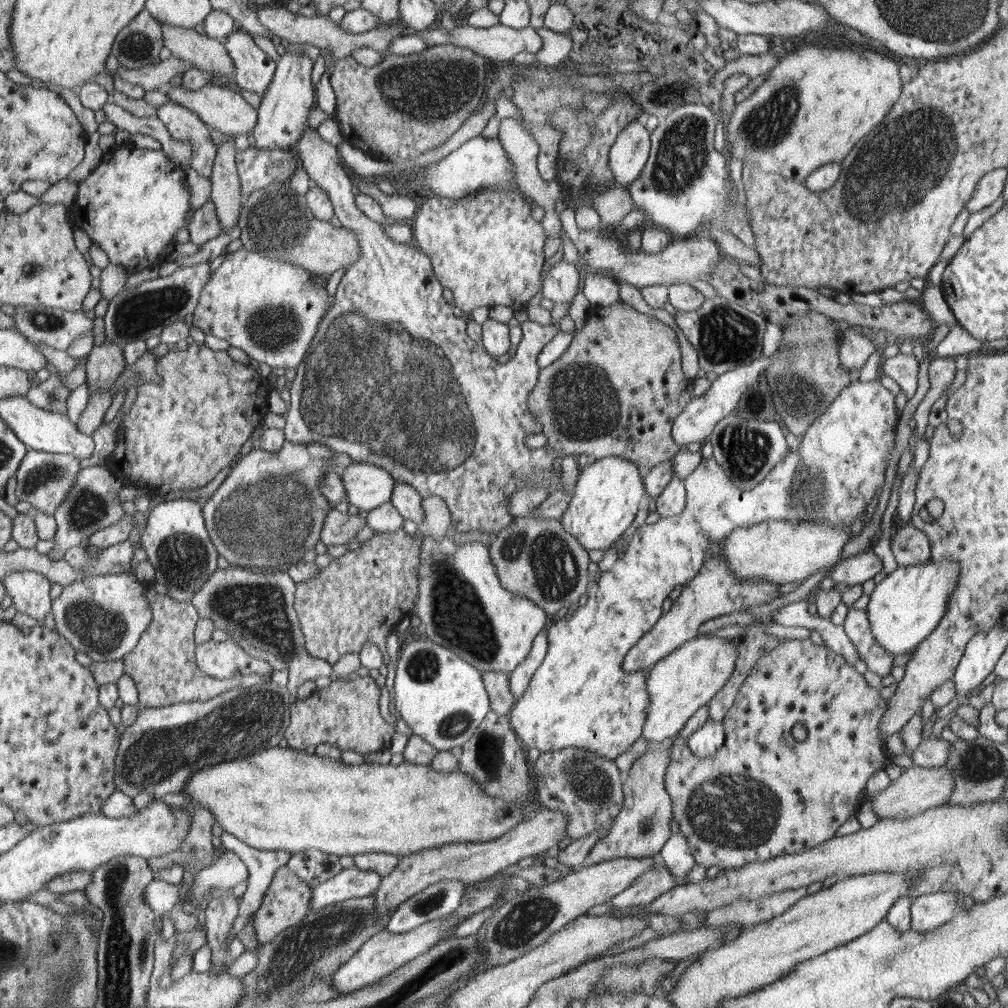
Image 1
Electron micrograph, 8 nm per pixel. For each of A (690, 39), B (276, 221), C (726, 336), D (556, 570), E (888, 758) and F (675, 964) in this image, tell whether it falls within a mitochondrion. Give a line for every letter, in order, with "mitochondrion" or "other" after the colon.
A: other
B: mitochondrion
C: mitochondrion
D: mitochondrion
E: other
F: other

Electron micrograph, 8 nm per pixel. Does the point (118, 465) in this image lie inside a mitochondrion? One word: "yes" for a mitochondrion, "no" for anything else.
no

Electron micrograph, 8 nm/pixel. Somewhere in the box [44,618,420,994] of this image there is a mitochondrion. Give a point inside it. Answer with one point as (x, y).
(250, 719)

